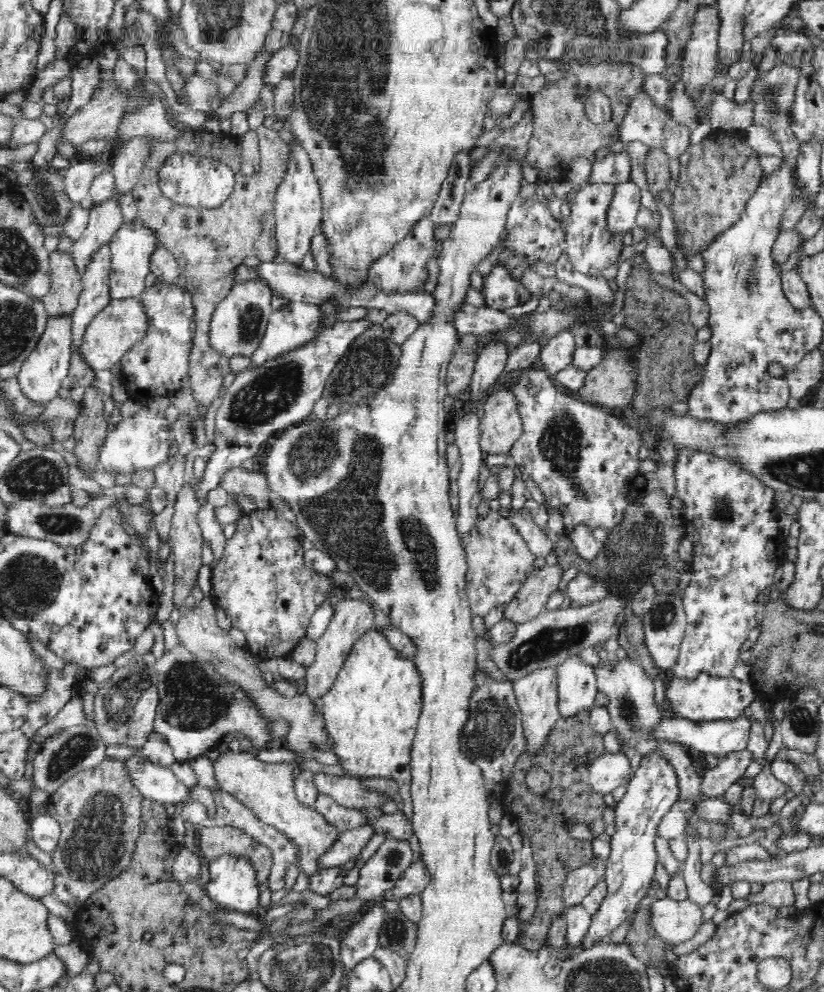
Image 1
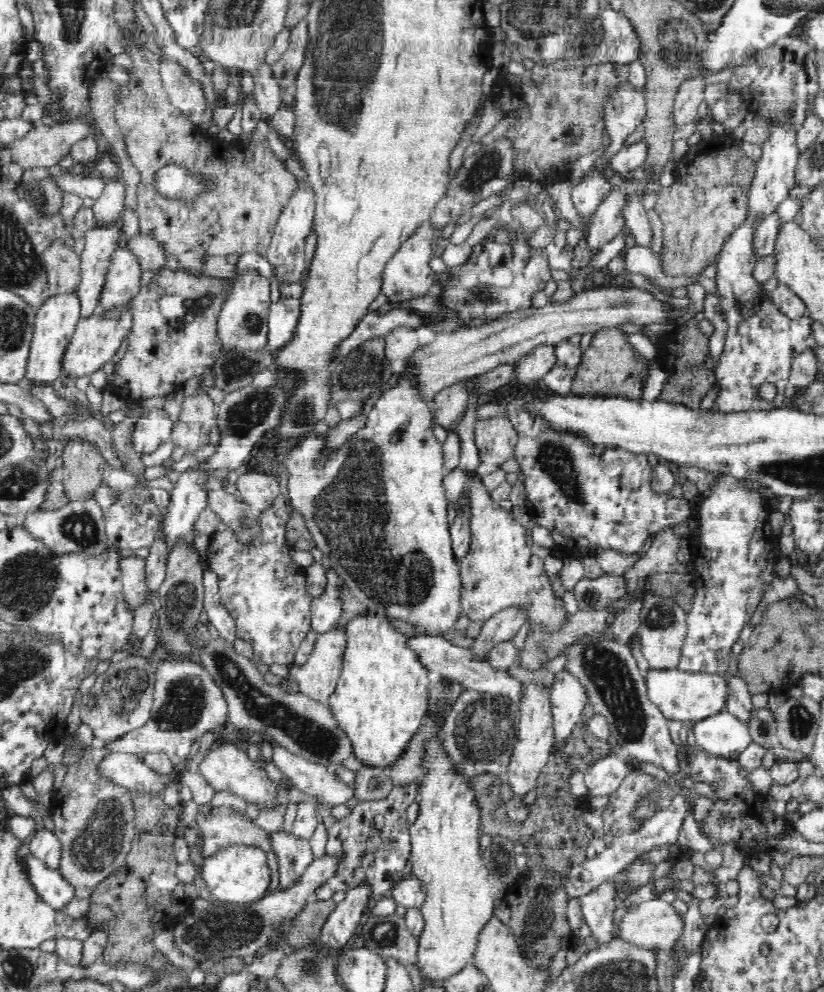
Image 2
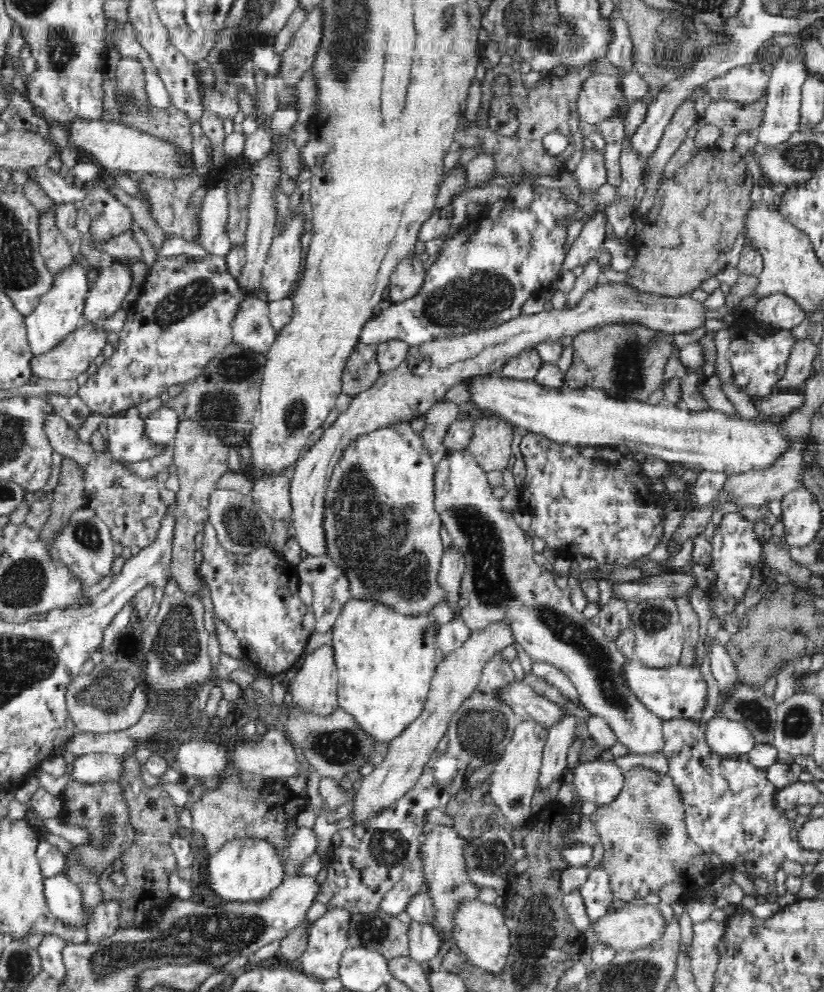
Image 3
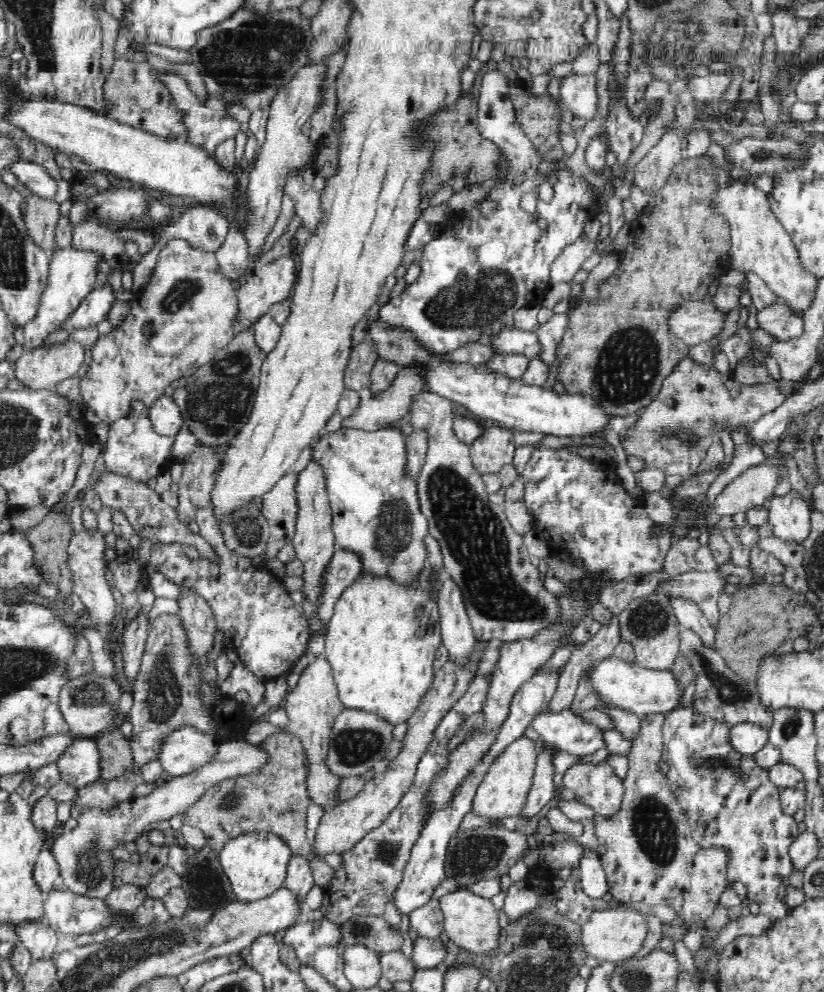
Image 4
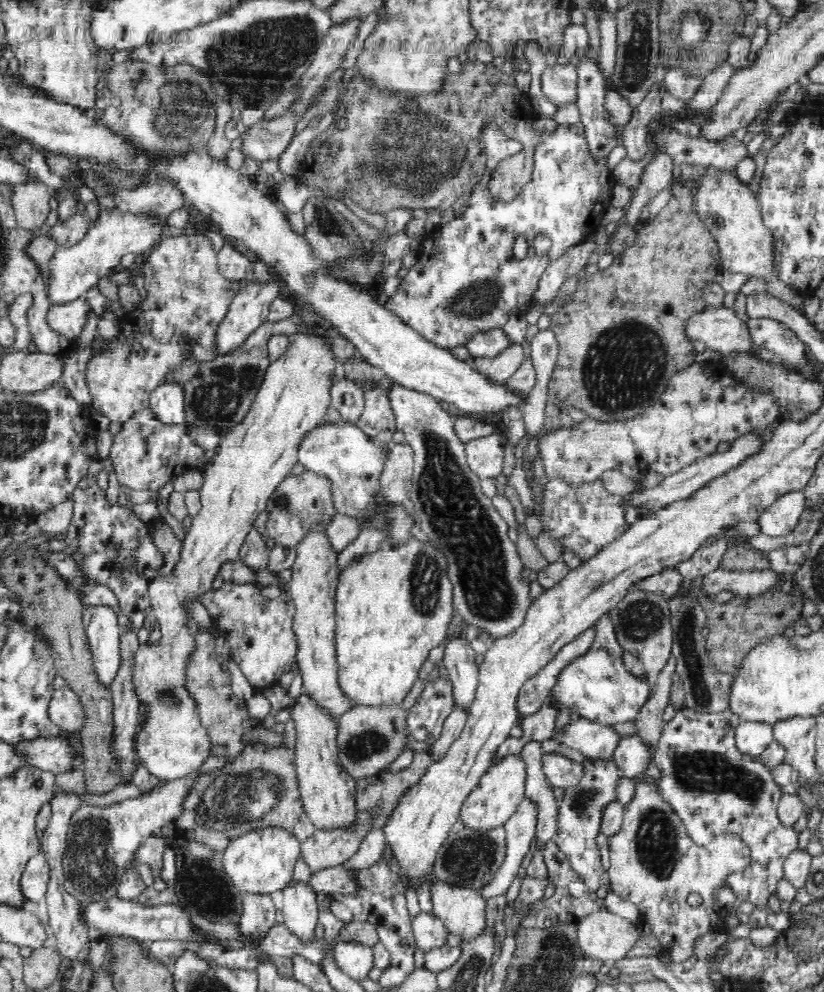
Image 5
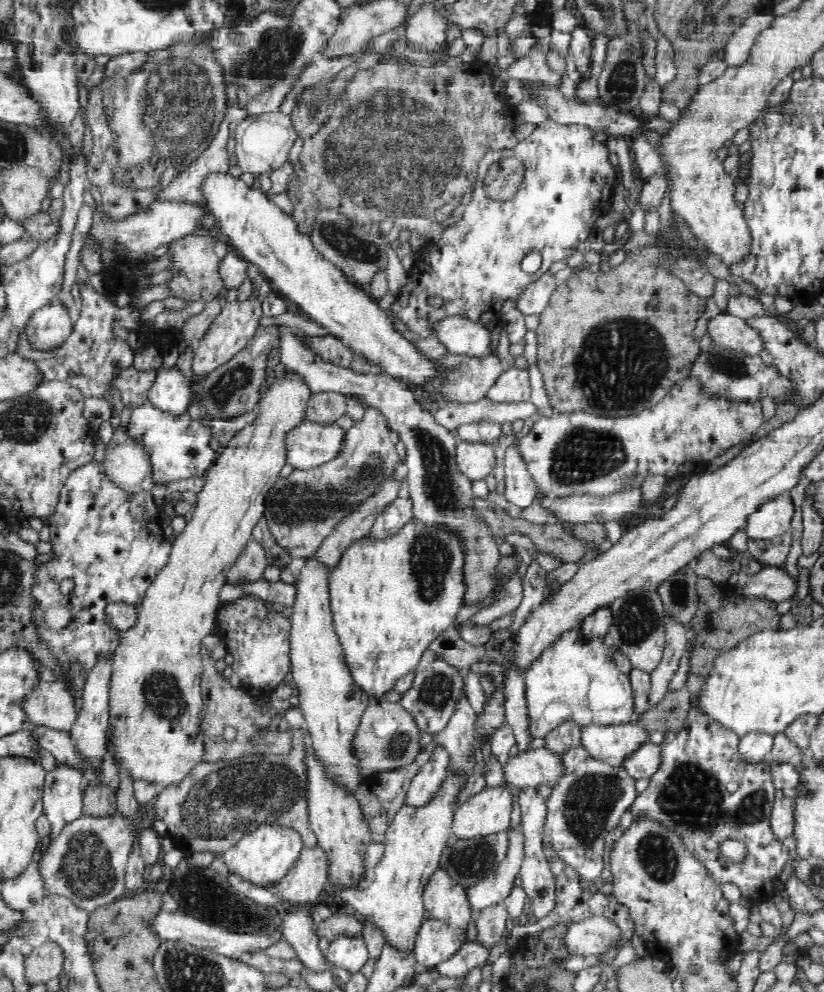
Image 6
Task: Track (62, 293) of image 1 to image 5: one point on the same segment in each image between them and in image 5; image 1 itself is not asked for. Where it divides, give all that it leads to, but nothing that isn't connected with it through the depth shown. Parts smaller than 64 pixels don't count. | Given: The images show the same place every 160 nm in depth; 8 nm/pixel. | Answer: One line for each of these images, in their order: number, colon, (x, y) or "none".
2: (62, 264)
3: (54, 247)
4: (41, 215)
5: (31, 201)

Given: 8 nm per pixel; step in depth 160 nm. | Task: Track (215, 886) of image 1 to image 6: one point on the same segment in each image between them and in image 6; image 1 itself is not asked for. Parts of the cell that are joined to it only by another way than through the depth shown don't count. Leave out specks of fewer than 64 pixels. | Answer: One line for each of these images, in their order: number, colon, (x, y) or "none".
2: (239, 875)
3: (245, 870)
4: (255, 864)
5: (261, 862)
6: (263, 857)

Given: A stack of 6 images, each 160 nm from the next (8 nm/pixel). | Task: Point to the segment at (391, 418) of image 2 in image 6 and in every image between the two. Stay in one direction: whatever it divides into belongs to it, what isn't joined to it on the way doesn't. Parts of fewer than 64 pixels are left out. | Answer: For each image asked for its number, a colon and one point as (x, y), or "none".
3: (381, 527)
4: (375, 504)
5: (352, 462)
6: (310, 445)

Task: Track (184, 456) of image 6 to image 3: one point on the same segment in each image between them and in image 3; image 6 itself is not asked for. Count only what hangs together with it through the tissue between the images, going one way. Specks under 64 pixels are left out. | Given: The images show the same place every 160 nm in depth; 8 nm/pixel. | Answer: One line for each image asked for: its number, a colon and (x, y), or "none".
3: (127, 443)
4: (133, 448)
5: (146, 455)

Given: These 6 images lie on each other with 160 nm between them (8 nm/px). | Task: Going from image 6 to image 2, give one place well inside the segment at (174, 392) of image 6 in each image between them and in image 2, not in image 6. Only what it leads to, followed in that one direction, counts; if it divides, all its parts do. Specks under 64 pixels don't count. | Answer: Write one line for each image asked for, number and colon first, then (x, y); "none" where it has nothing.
2: (155, 428)
3: (160, 427)
4: (166, 419)
5: (166, 403)

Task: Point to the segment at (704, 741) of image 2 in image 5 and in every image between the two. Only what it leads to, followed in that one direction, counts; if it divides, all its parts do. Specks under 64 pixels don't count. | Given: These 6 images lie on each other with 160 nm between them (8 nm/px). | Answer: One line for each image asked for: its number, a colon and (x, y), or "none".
3: (729, 738)
4: (746, 738)
5: (751, 737)

